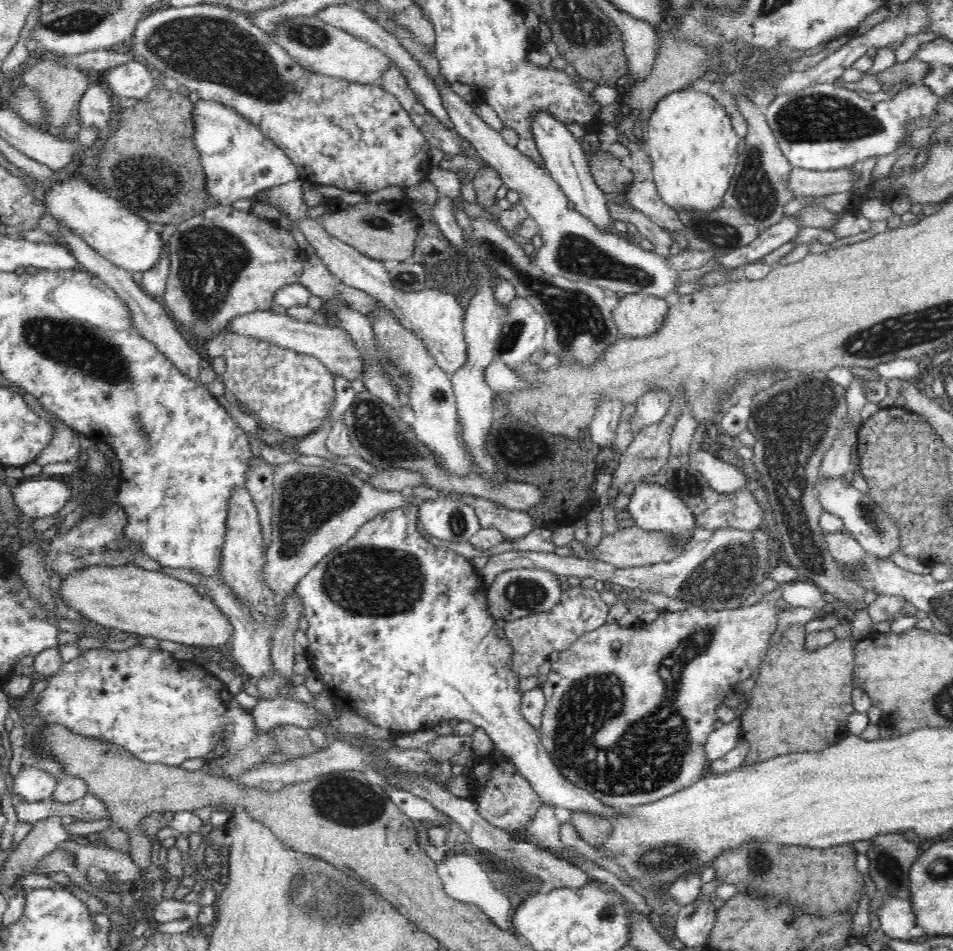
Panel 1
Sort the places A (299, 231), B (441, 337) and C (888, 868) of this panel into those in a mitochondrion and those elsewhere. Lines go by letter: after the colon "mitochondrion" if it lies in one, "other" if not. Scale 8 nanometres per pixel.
A: other
B: other
C: mitochondrion

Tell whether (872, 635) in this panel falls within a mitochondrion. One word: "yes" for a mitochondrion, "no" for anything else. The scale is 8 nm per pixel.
no

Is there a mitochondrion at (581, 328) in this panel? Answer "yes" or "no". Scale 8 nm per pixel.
yes

